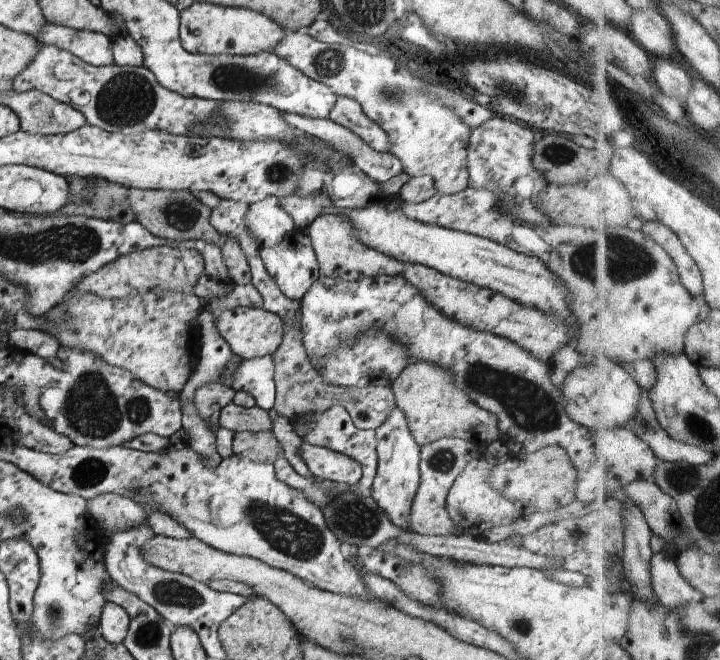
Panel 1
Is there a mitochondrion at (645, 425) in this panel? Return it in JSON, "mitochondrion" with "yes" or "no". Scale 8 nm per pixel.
{"mitochondrion":"no"}

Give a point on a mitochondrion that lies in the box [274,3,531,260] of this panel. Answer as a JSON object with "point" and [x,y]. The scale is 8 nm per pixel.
{"point":[329,63]}

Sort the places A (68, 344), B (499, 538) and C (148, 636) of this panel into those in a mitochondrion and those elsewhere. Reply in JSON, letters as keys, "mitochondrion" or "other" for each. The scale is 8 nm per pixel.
{"A":"other","B":"other","C":"mitochondrion"}

